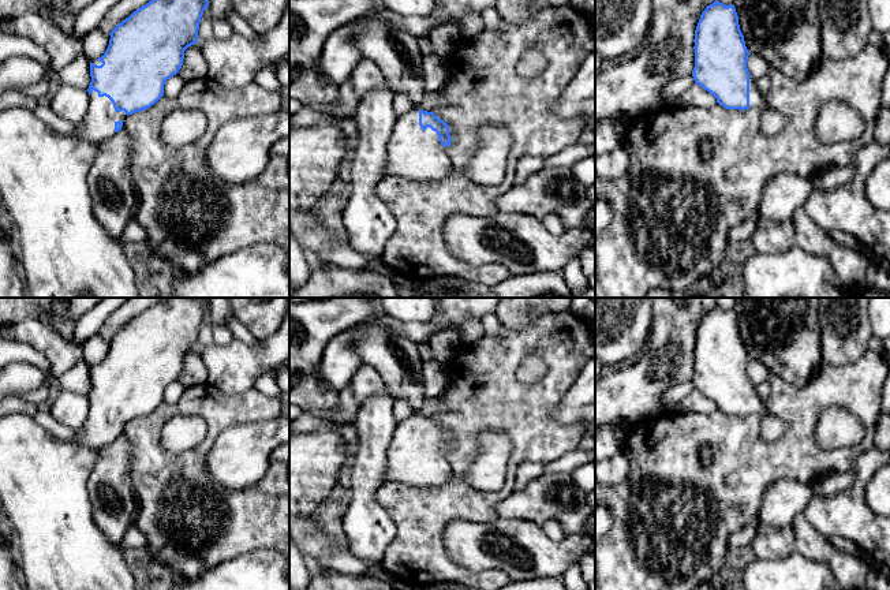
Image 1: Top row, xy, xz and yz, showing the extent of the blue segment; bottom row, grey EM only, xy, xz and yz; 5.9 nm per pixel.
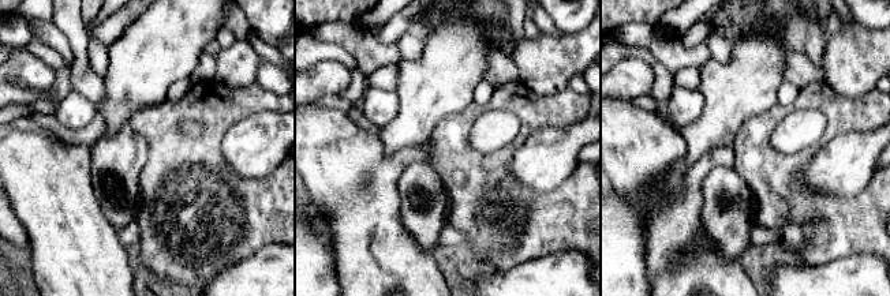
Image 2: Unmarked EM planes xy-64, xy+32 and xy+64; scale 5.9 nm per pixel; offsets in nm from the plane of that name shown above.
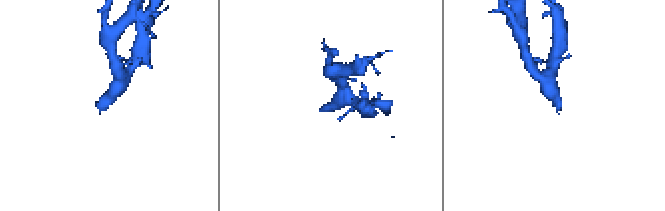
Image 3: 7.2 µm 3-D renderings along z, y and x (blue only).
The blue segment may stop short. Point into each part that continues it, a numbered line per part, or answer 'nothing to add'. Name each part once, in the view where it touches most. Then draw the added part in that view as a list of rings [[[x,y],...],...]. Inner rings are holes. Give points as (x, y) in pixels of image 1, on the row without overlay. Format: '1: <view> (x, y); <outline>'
1: xz (414, 460); [[[385,314],[369,318],[351,328],[356,332],[355,352],[363,365],[374,367],[388,385],[394,400],[405,399],[412,415],[400,421],[392,434],[390,444],[386,451],[386,479],[388,482],[401,482],[415,488],[440,486],[448,483],[453,477],[453,464],[449,452],[442,452],[438,441],[430,433],[425,437],[419,432],[419,414],[426,392],[419,376],[423,366],[418,344],[408,337],[396,333],[384,321]]]

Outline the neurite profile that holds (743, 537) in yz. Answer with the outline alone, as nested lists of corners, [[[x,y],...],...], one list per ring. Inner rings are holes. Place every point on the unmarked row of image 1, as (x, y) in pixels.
[[[758,522],[749,523],[745,527],[741,527],[740,530],[734,531],[729,539],[728,539],[728,545],[729,546],[748,546],[756,533],[756,527],[758,527]]]

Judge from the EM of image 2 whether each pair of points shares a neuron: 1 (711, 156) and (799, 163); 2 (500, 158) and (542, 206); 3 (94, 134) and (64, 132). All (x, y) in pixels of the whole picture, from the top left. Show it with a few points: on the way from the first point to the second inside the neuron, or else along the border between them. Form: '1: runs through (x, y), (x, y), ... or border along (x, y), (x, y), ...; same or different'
1: border along (730, 146), (735, 167); different
2: runs through (500, 173), (527, 202); same
3: runs through (88, 135), (71, 135); same

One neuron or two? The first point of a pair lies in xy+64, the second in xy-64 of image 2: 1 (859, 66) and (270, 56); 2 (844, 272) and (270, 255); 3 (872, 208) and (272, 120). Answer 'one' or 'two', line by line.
1: two
2: one
3: two

